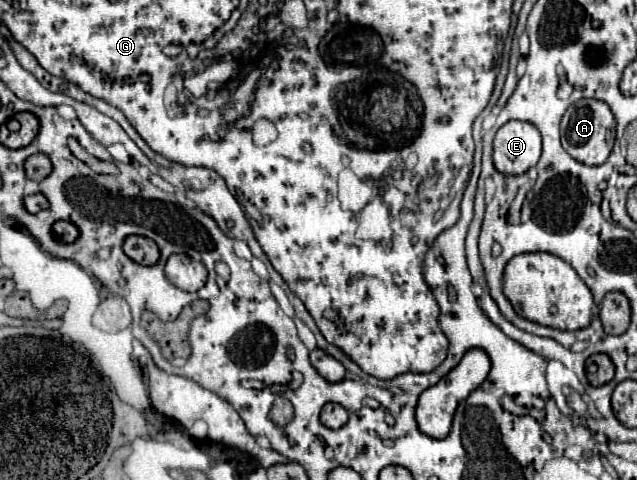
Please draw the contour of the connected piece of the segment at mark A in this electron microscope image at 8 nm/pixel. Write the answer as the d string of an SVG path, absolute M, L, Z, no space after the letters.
M582 98L566 110L562 124L560 124L560 132L562 132L562 146L574 160L578 160L586 166L600 166L606 162L606 158L612 152L616 120L606 102Z

